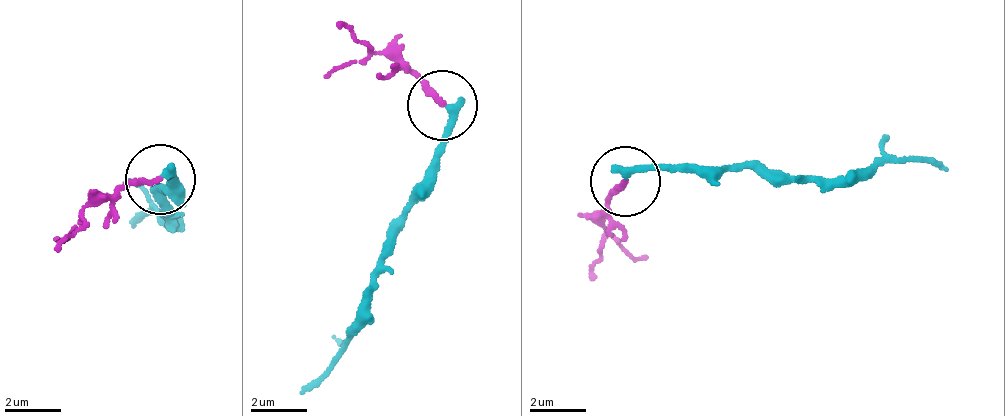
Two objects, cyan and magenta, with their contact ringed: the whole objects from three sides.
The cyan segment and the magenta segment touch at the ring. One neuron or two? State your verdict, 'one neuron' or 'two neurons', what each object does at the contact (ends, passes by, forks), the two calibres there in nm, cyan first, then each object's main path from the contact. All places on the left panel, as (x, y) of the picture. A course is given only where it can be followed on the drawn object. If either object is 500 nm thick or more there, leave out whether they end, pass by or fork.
one neuron | cyan ends | magenta ends | 320/220 nm | cyan via (160, 177), (179, 184), (166, 188), (172, 220), (153, 210), (134, 228) | magenta via (160, 177), (88, 208), (66, 242), (54, 236)

